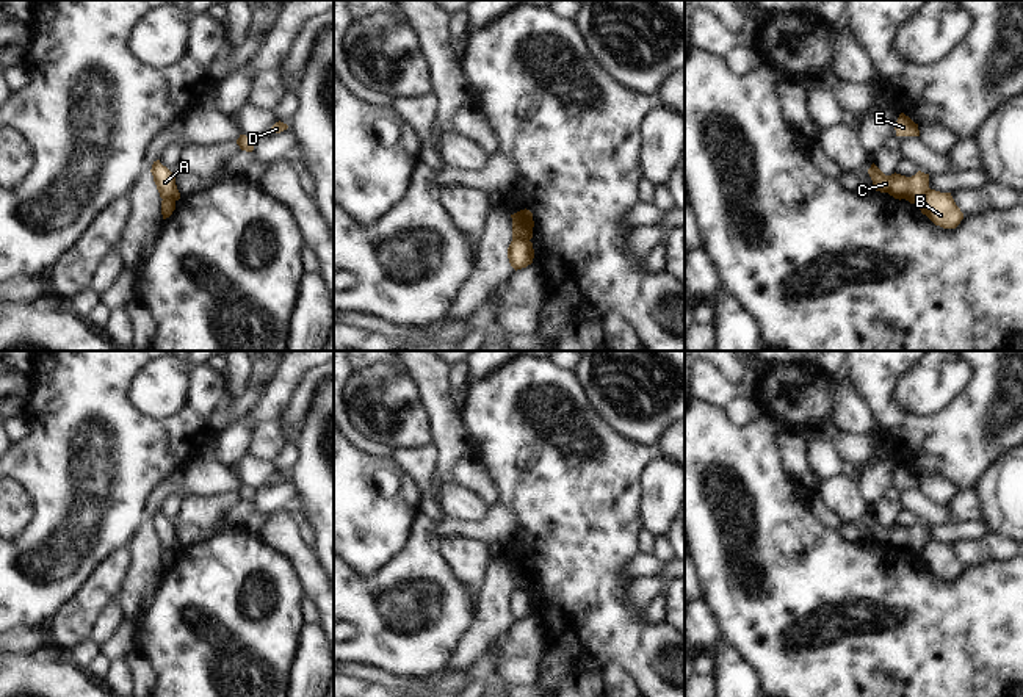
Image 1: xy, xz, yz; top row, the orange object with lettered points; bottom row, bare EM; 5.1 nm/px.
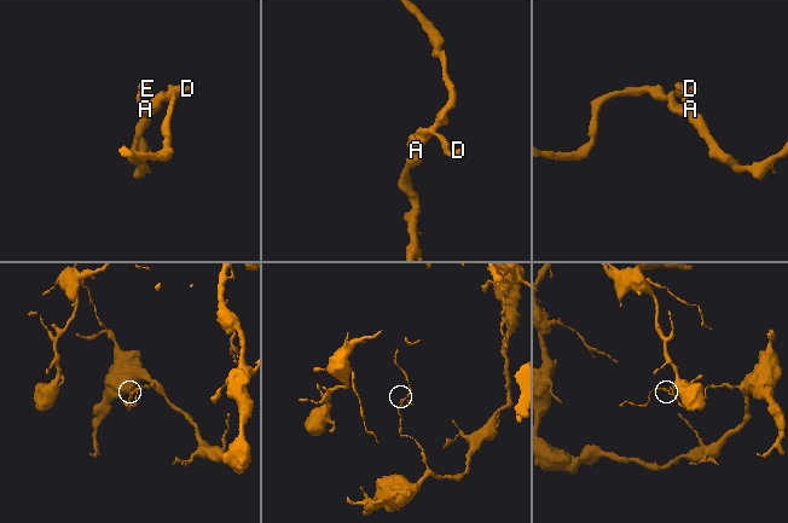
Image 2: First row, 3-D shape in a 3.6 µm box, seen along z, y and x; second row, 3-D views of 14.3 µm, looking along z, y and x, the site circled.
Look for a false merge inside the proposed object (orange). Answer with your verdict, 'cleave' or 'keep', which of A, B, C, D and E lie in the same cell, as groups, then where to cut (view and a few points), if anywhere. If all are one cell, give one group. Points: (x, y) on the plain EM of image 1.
cleave; groups A C D E / B; cut xz (513, 589), (525, 589), (528, 592)

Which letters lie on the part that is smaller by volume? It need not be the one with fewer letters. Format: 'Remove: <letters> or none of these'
Remove: A, C, D, E

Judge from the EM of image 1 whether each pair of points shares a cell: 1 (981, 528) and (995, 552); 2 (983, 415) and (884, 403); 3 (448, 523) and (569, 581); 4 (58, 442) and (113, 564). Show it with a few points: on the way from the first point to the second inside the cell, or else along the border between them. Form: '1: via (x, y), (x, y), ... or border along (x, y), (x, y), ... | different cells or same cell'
1: border along (990, 531), (981, 538), (962, 538), (951, 544) | different cells
2: via (957, 426), (909, 426) | same cell
3: border along (516, 514), (516, 538), (495, 550) | different cells
4: border along (126, 545), (112, 550), (83, 581) | different cells

